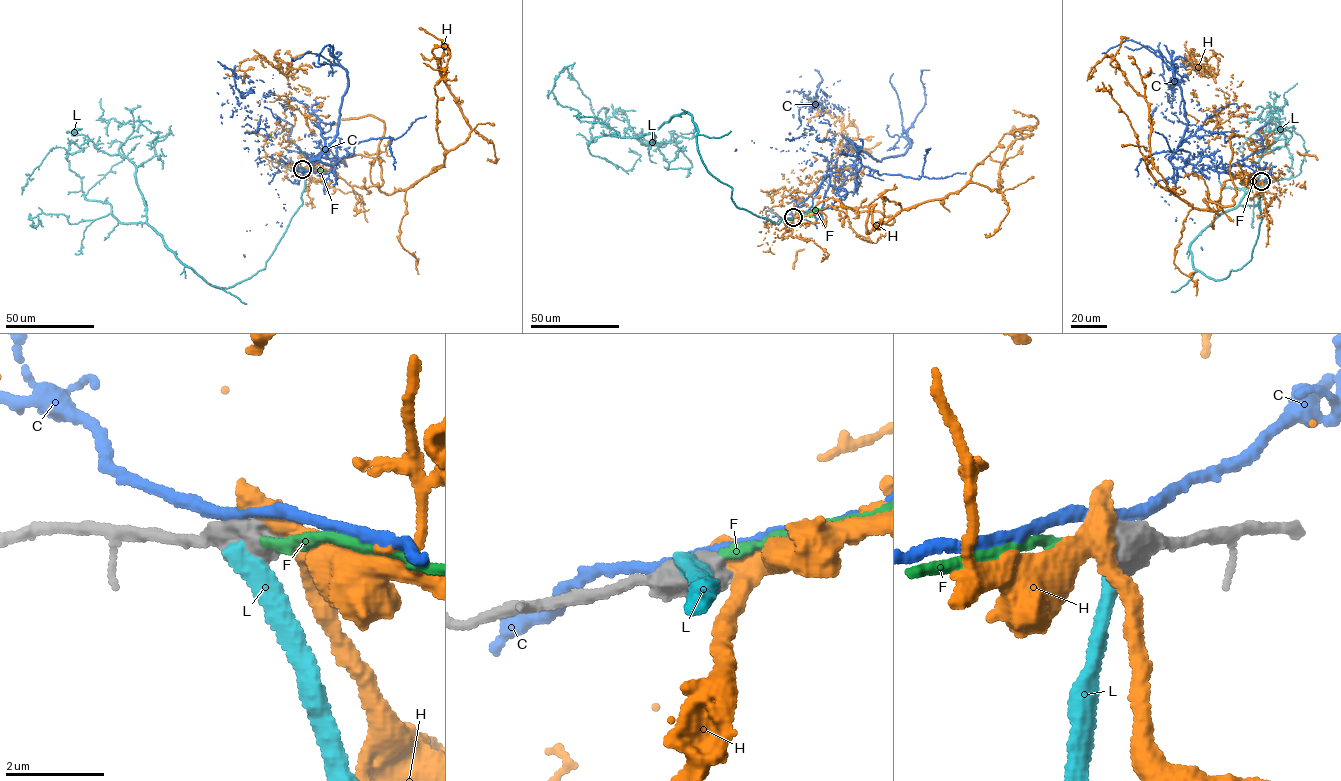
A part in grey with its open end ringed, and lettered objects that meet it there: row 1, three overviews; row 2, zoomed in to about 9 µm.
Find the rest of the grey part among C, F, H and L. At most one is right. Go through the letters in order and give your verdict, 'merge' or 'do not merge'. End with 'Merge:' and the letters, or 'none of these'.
C: do not merge
F: merge
H: do not merge
L: do not merge
Merge: F

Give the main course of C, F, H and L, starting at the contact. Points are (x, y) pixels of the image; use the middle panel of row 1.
C: (791, 217), (826, 177), (844, 200), (861, 165), (829, 124), (805, 137), (814, 69)
F: (793, 217), (823, 210)
H: (793, 218), (833, 198), (874, 204), (878, 225), (969, 183), (1000, 191), (1015, 131), (1038, 122), (1013, 110)
L: (792, 217), (738, 208), (684, 112), (588, 145), (598, 121), (558, 72)

